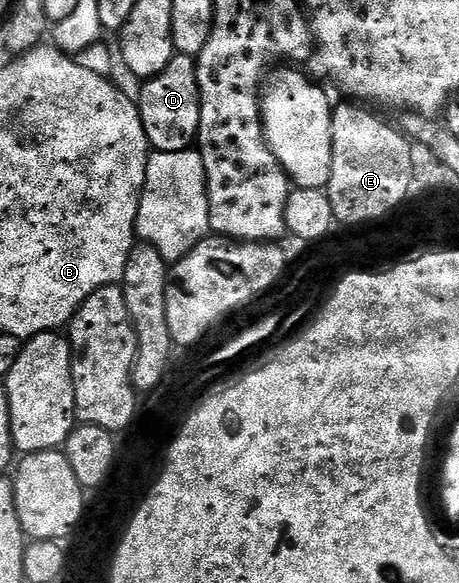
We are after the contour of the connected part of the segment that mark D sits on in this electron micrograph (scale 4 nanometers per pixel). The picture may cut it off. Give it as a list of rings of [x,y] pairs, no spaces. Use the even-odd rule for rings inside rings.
[[[176,53],[158,75],[143,82],[138,96],[142,127],[149,146],[158,152],[178,152],[193,148],[200,126],[200,88],[196,58]]]

